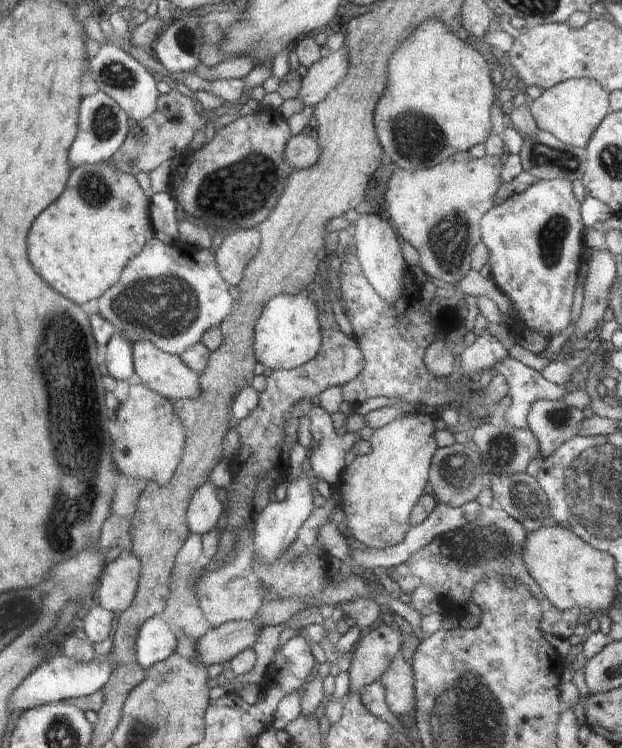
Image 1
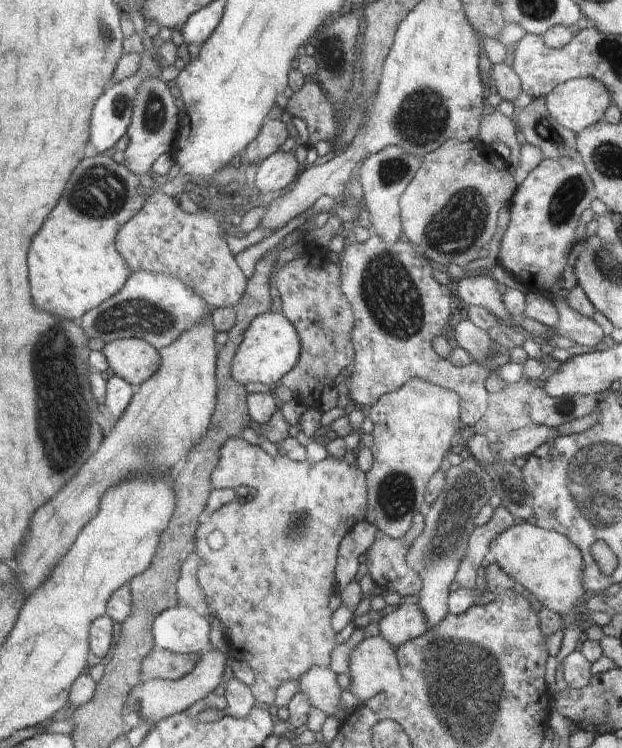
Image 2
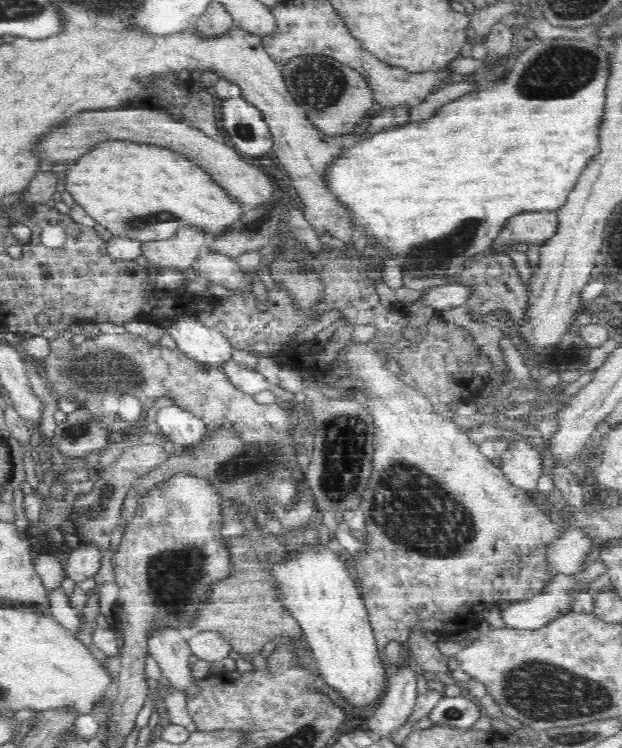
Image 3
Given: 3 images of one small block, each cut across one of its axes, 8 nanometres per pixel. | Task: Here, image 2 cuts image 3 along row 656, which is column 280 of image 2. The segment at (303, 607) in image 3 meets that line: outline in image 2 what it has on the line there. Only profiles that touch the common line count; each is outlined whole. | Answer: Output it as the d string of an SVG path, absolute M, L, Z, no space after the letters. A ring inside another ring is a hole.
M264 313L252 321L252 326L244 333L244 342L240 344L232 360L231 371L234 380L242 384L260 382L274 388L286 374L293 370L301 356L301 339L297 329L284 313Z

